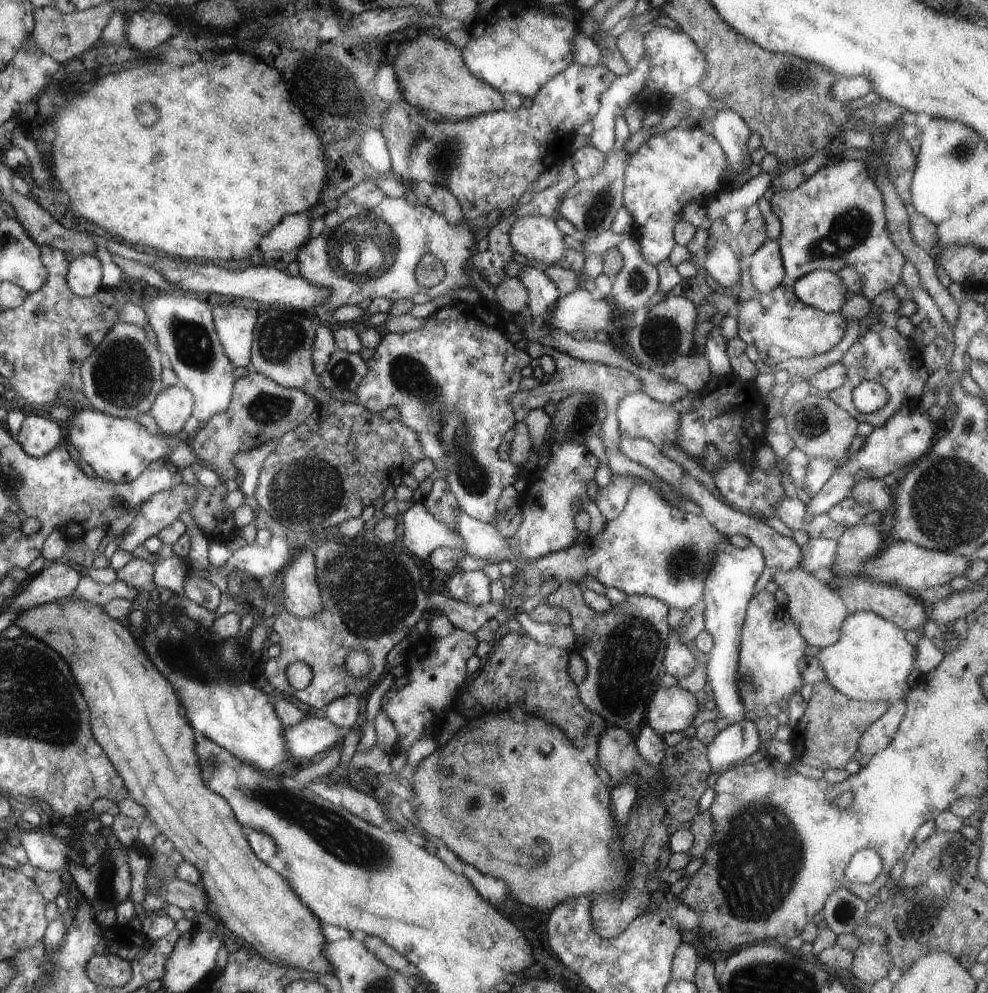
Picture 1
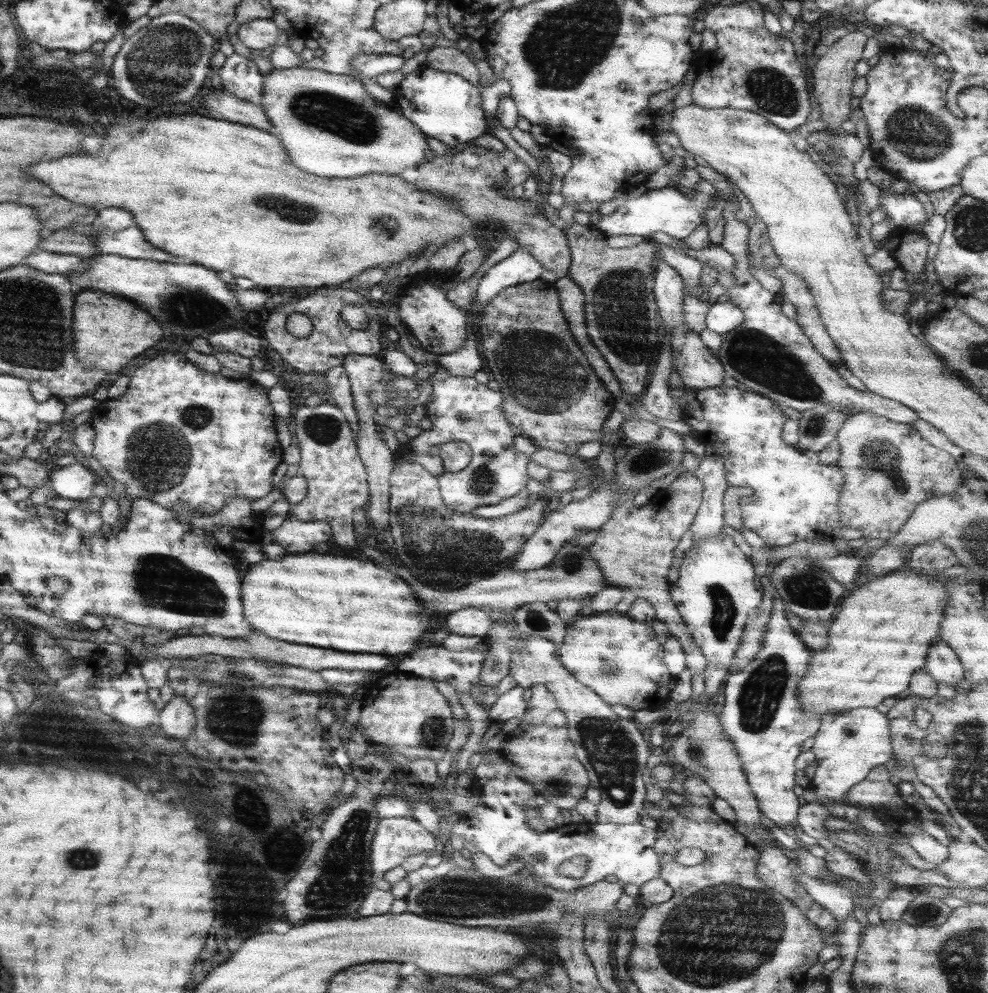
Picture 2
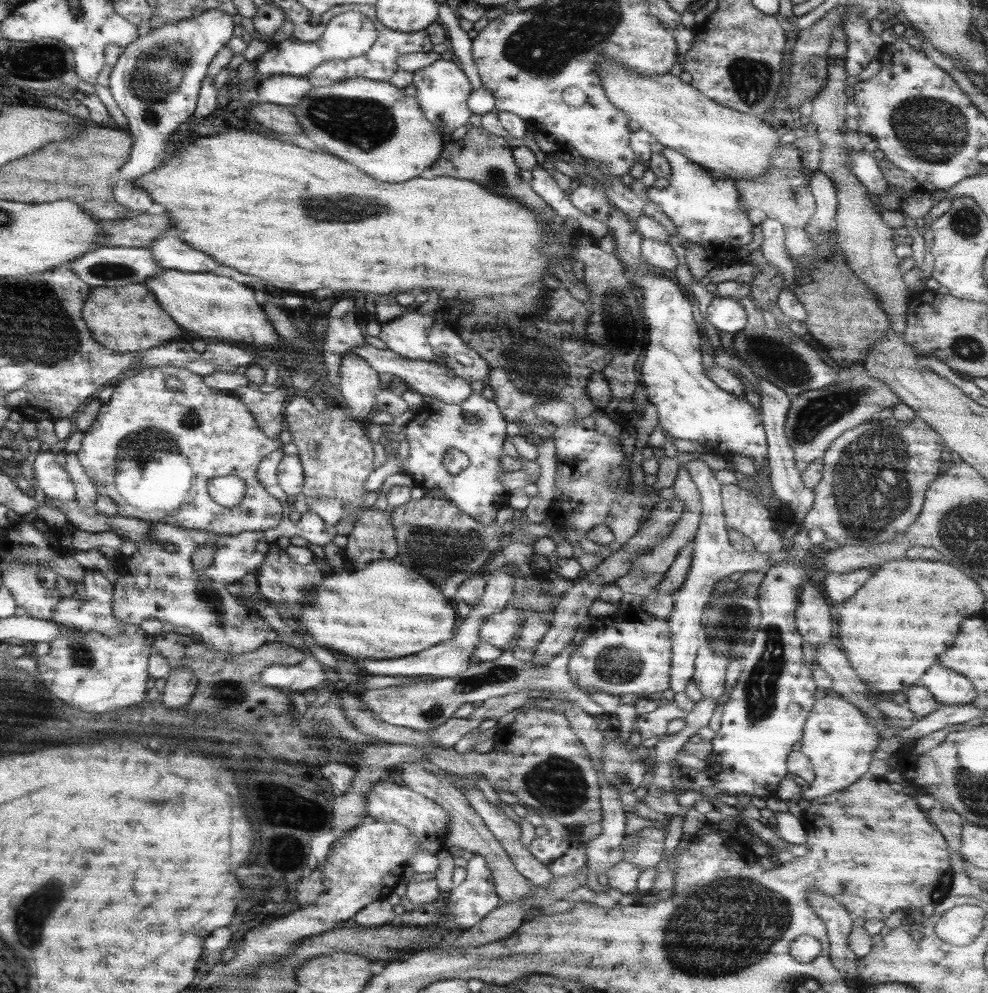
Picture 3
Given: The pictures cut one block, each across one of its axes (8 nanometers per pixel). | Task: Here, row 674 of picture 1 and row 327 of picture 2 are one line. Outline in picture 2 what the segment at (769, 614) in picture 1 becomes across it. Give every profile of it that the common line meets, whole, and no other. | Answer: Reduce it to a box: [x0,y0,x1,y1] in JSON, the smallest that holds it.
[714,206,917,425]

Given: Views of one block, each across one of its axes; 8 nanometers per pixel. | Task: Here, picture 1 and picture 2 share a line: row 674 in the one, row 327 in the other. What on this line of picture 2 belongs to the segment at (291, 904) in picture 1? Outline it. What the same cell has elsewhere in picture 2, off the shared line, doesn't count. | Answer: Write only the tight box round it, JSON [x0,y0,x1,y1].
[72,290,163,374]

